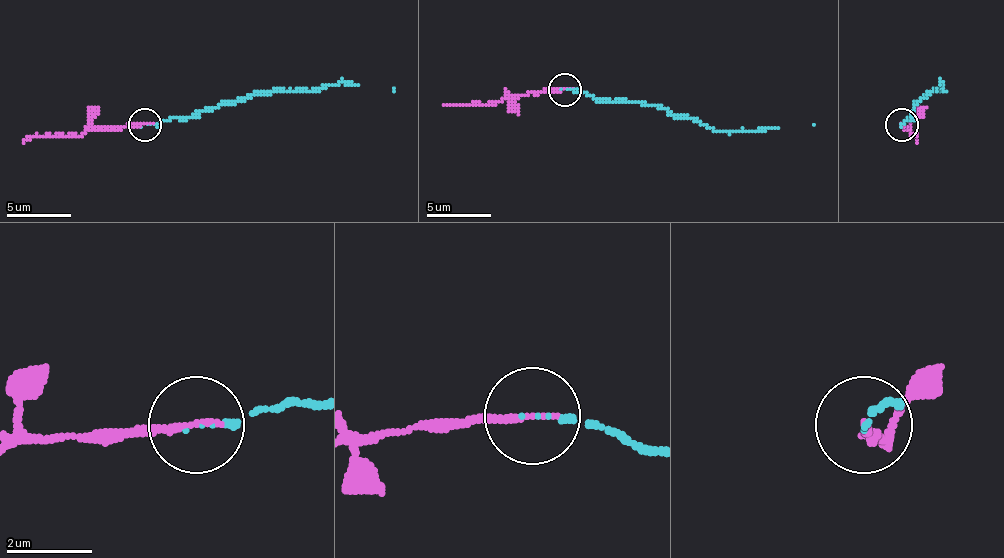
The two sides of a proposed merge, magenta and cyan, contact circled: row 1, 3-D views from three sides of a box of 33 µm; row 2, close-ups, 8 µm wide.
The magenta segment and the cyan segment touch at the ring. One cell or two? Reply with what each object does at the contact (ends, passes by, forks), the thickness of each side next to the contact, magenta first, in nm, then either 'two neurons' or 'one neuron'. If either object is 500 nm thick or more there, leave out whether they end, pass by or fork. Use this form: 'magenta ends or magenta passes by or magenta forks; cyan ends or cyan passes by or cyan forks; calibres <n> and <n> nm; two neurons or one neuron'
magenta ends; cyan ends; calibres 180 and 70 nm; one neuron

